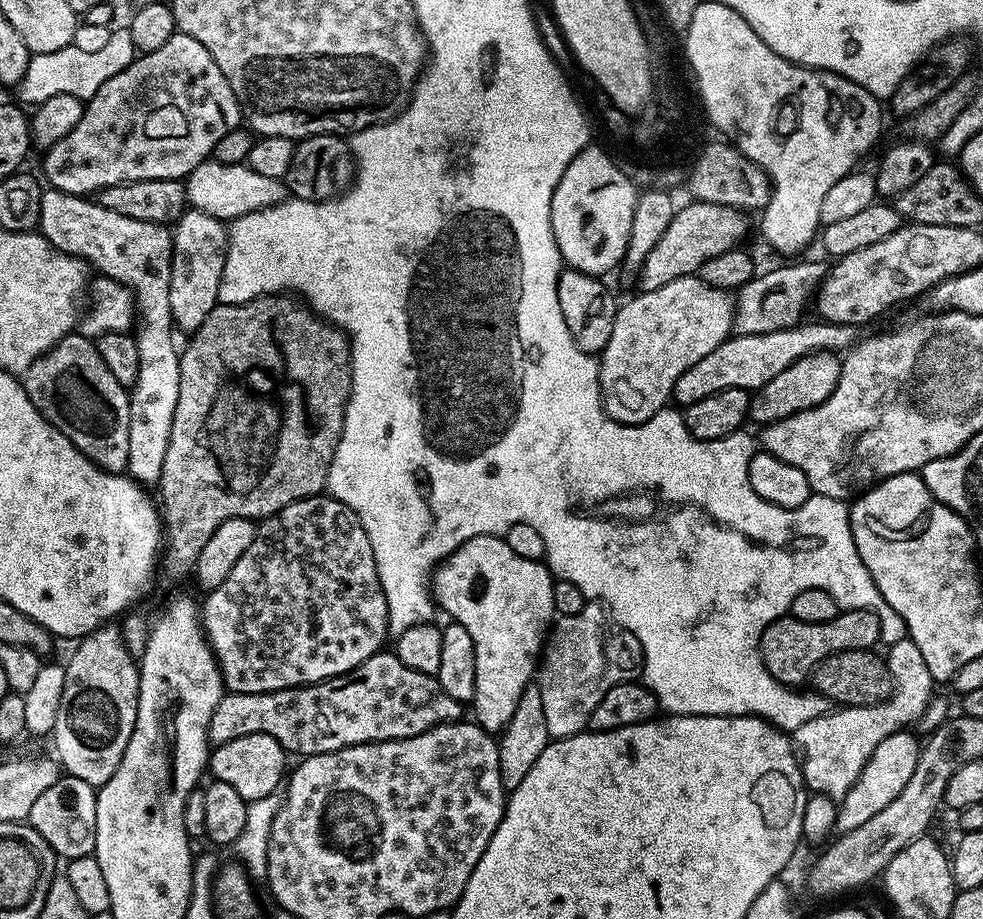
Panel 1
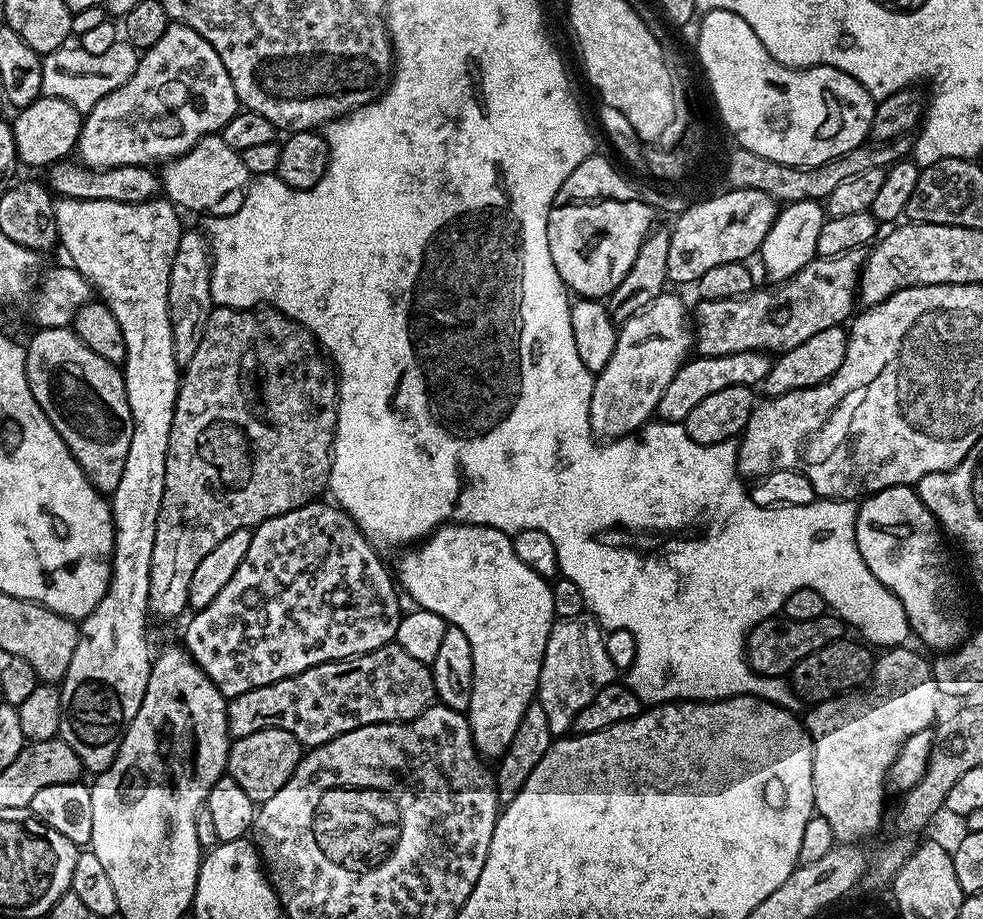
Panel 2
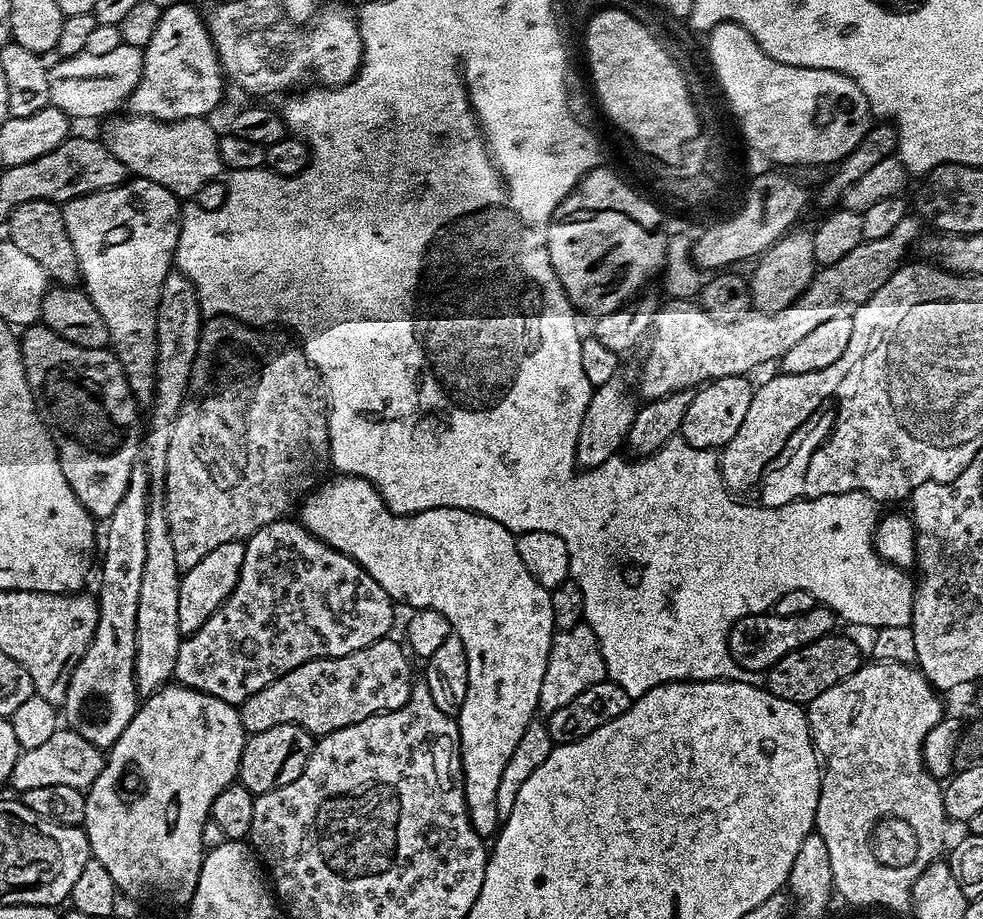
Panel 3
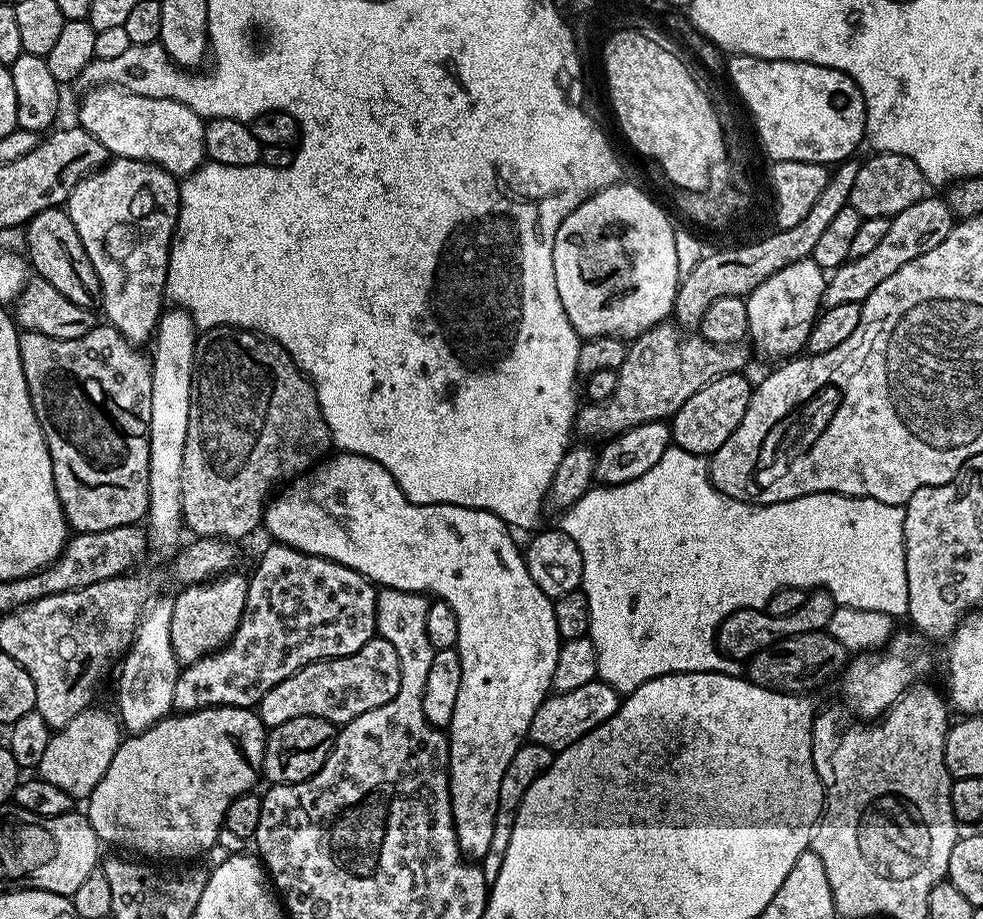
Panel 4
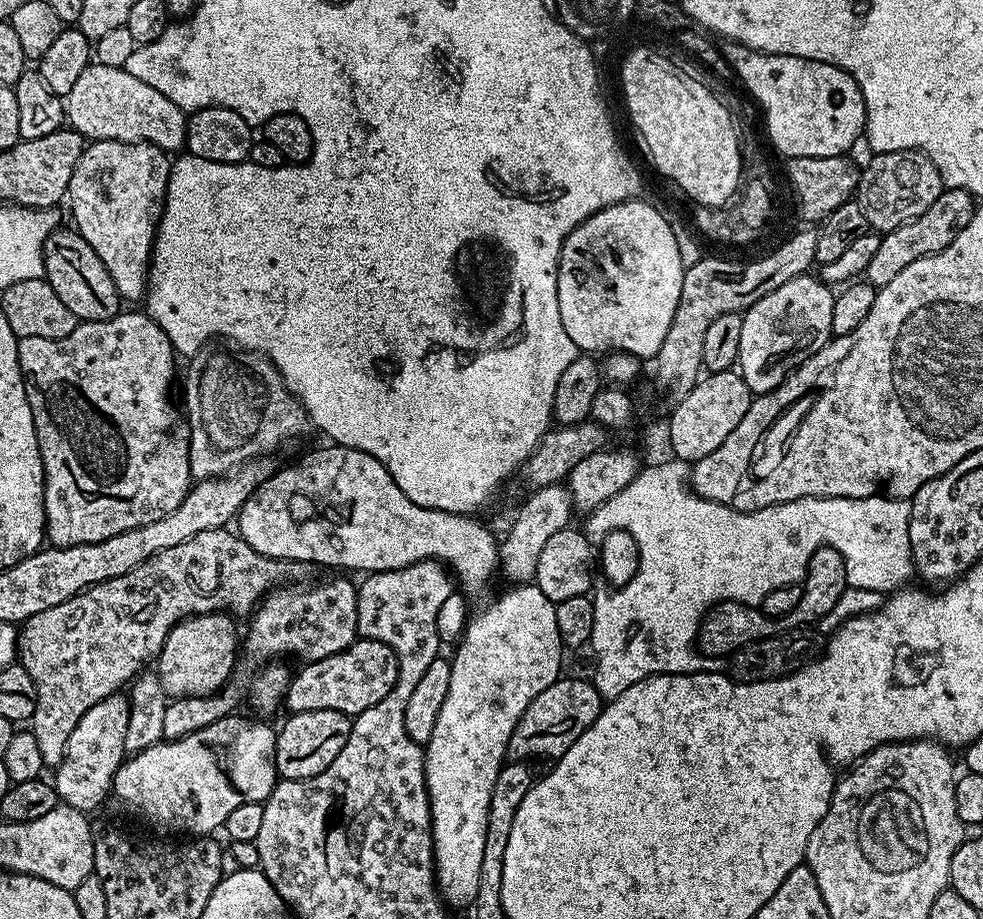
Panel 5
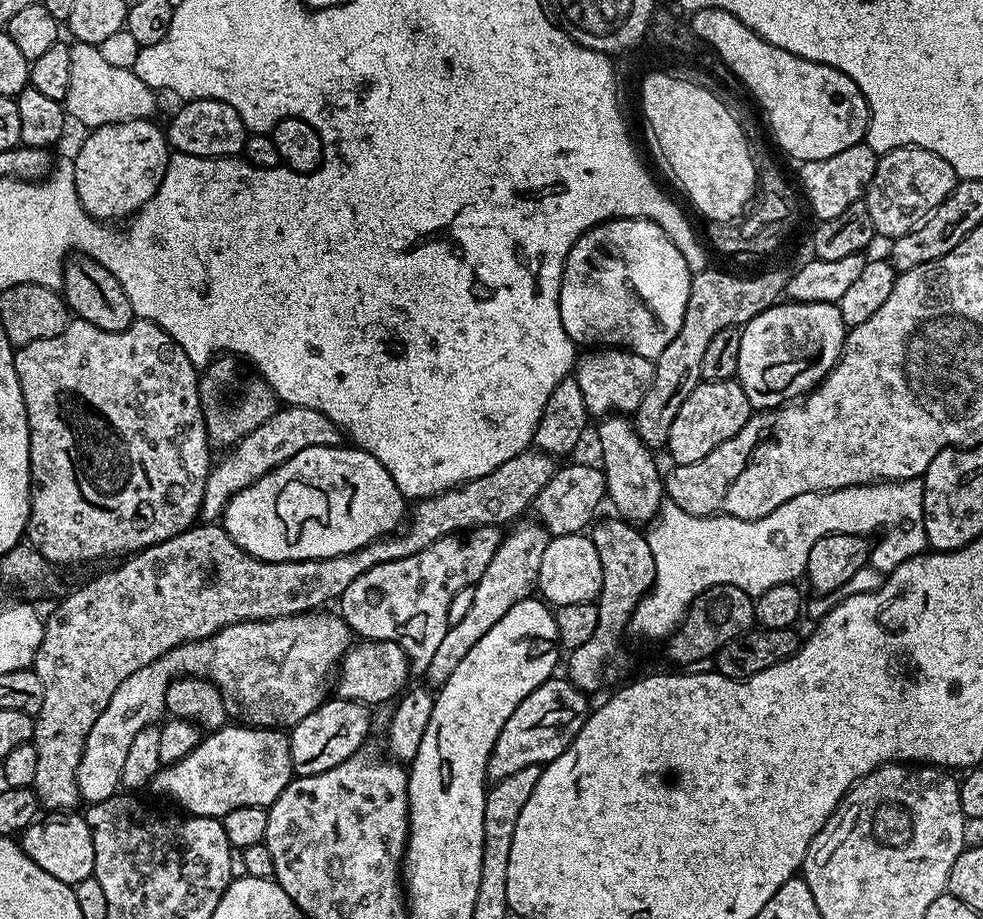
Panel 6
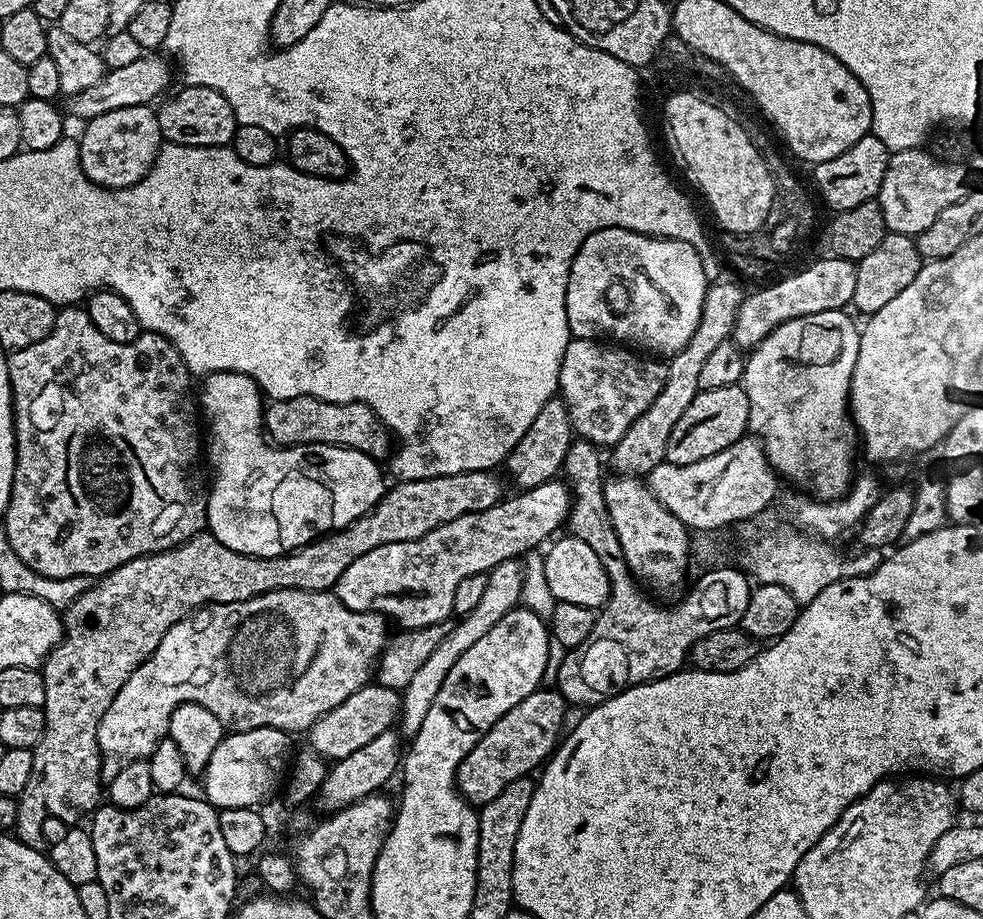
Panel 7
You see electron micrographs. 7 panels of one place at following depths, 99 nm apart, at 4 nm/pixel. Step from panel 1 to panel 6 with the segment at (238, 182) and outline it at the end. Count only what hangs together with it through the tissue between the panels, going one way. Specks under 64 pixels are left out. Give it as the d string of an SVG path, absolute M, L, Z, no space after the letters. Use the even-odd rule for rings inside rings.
M73 43L70 47L70 90L62 101L67 115L72 116L80 124L85 124L85 129L101 128L114 122L126 122L127 120L146 120L153 114L156 108L157 93L142 78L136 76L135 71L130 68L119 68L110 66L105 62L99 47L95 44Z

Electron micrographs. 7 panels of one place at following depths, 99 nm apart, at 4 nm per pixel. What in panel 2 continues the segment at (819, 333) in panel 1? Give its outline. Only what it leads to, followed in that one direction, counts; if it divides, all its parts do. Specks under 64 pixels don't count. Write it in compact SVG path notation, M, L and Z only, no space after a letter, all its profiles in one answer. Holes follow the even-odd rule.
M744 352L736 354L722 354L720 357L697 355L685 360L684 365L677 370L674 378L670 378L670 386L658 398L655 415L661 421L670 424L683 424L684 419L709 394L718 390L726 390L726 386L753 386L763 385L766 374L772 368L773 357L766 352Z

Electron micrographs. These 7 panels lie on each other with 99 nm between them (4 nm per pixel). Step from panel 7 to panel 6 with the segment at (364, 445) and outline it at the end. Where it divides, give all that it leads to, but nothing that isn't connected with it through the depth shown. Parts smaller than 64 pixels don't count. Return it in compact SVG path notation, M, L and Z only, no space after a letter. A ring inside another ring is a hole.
M289 404L277 407L274 415L258 430L241 438L240 443L231 449L232 452L220 465L213 467L206 478L206 490L202 494L200 516L205 521L216 522L224 515L224 508L234 494L238 494L246 486L250 486L267 472L273 472L283 460L288 460L298 450L306 450L310 446L334 448L341 443L342 433L334 421L326 418L313 408Z

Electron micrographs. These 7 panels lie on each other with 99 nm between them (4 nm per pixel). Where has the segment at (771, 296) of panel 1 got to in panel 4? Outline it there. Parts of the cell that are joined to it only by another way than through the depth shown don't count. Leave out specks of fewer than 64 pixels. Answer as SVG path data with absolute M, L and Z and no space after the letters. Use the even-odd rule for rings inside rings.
M928 194L923 200L914 202L914 206L906 206L906 210L889 219L882 243L871 254L866 254L866 258L849 258L841 268L835 269L827 277L823 307L842 306L842 302L860 304L870 293L878 290L878 286L882 286L882 282L886 282L890 274L902 270L906 262L914 262L914 258L934 250L934 246L942 246L946 234L950 234L953 223L951 206L939 195L936 197ZM665 322L635 337L629 343L622 366L616 370L618 376L613 395L577 409L573 421L575 435L590 442L601 437L601 441L606 442L636 425L665 421L710 381L730 373L741 373L752 355L747 343L718 345L706 342L697 333L686 332L689 331L675 323Z

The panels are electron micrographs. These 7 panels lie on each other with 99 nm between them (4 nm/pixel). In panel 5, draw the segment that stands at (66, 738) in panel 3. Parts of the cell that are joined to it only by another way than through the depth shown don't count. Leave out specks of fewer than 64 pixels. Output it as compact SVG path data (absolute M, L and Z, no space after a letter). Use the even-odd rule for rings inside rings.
M117 694L98 702L98 706L90 706L86 714L74 726L74 734L66 742L66 750L60 765L54 769L54 787L57 797L85 814L99 806L112 791L112 779L126 759L124 739L126 738L126 722L130 711L130 700L127 695Z

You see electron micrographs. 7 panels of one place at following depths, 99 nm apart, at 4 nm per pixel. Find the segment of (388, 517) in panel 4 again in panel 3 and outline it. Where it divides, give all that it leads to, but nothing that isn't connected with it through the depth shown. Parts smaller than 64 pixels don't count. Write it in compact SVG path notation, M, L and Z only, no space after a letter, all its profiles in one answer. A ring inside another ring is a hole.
M341 475L340 480L329 479L312 489L304 497L298 508L298 519L310 534L314 534L322 542L326 542L334 550L346 554L350 559L356 560L367 570L370 578L386 590L386 594L393 602L400 600L404 604L409 604L409 609L433 608L438 610L438 614L446 614L450 622L452 631L466 646L466 662L468 663L468 685L466 686L466 702L462 702L462 710L458 717L460 726L460 757L462 758L462 770L464 771L464 797L468 807L468 821L472 823L473 830L482 838L495 837L502 818L498 814L498 781L502 779L502 770L506 770L506 762L510 762L510 754L514 754L514 746L518 746L518 741L522 739L522 734L526 734L526 726L533 723L540 707L540 695L542 694L542 677L546 675L546 662L550 654L552 645L552 633L557 631L554 622L554 610L550 610L552 594L549 589L543 588L537 580L522 566L522 558L518 558L516 549L516 536L506 526L494 522L494 518L483 516L477 512L471 512L468 508L427 508L421 512L411 514L401 514L392 512L388 508L388 503L382 498L382 494L363 476Z

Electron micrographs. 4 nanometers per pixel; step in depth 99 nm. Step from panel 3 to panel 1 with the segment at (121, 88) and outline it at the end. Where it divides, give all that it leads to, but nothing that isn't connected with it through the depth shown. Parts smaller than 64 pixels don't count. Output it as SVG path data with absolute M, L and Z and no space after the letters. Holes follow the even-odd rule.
M115 39L106 42L106 47L96 51L94 54L85 54L83 50L78 50L71 46L62 50L54 50L54 54L33 55L30 66L26 70L23 80L18 85L18 91L24 95L23 103L28 106L35 106L46 102L54 94L70 94L79 100L87 101L97 92L114 74L124 72L132 63L134 56L131 51L120 52Z

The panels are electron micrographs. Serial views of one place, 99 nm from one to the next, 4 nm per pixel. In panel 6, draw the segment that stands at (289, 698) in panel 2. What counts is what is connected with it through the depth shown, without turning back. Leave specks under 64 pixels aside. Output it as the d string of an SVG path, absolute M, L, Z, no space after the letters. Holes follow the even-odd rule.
M365 639L356 643L344 653L344 659L338 665L338 675L334 680L335 695L342 700L357 700L359 704L369 706L384 704L387 700L395 701L405 691L409 683L408 676L410 677L410 661L404 653L403 643L394 640Z

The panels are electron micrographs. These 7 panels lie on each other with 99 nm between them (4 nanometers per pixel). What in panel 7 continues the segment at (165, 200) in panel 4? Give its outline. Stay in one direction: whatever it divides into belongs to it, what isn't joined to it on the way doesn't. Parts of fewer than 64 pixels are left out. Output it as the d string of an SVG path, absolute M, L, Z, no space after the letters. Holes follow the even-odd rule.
M139 104L138 106L122 106L118 110L110 110L106 114L98 114L83 125L84 133L78 136L80 146L80 165L86 178L99 188L129 188L152 169L152 163L162 147L160 134L160 117L155 107Z

